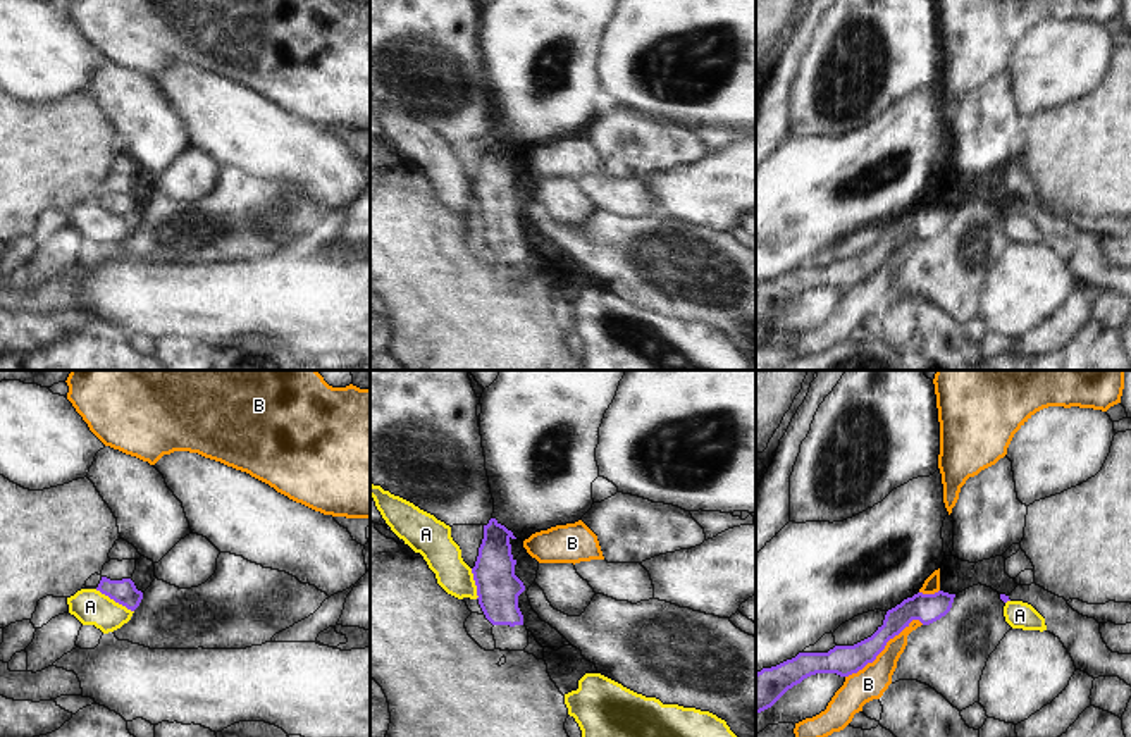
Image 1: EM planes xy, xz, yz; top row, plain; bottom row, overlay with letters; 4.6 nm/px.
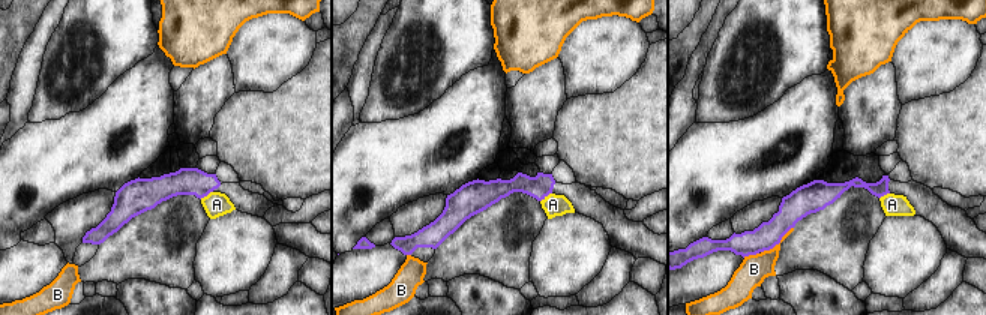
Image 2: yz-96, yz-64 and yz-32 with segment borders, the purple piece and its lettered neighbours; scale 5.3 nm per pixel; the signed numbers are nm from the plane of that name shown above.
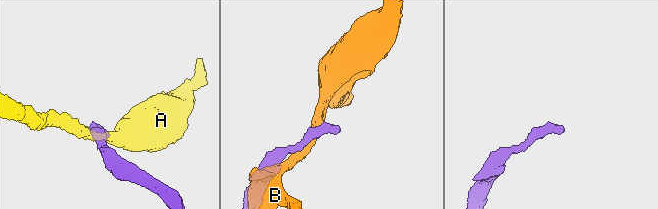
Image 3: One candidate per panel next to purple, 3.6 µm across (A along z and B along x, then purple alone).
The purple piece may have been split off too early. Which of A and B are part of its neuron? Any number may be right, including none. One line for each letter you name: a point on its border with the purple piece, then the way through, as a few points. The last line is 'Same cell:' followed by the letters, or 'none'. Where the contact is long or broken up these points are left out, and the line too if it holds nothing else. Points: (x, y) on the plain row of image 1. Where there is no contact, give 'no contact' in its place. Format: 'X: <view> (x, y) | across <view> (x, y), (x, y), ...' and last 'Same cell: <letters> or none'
Same cell: none

